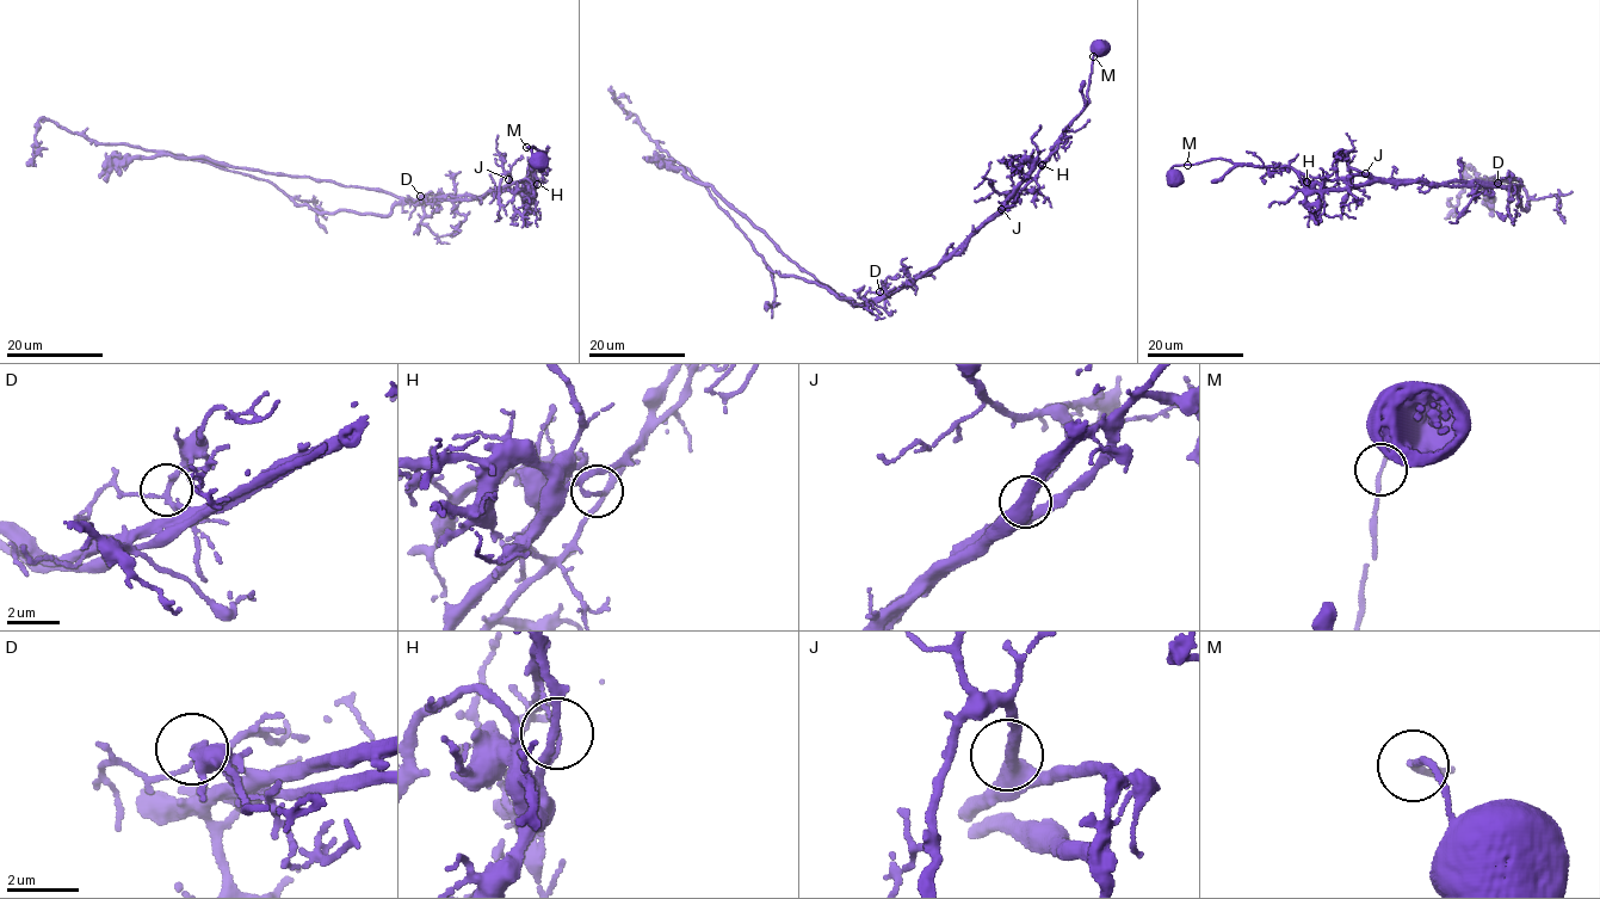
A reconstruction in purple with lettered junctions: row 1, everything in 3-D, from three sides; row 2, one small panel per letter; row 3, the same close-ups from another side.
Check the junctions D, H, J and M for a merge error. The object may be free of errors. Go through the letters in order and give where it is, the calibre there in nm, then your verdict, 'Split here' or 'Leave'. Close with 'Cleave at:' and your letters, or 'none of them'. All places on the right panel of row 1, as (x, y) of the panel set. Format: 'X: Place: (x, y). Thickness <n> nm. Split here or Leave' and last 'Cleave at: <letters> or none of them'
D: Place: (1497, 183). Thickness 170 nm. Leave
H: Place: (1307, 182). Thickness 120 nm. Split here
J: Place: (1365, 173). Thickness 360 nm. Leave
M: Place: (1187, 165). Thickness 130 nm. Leave
Cleave at: H

